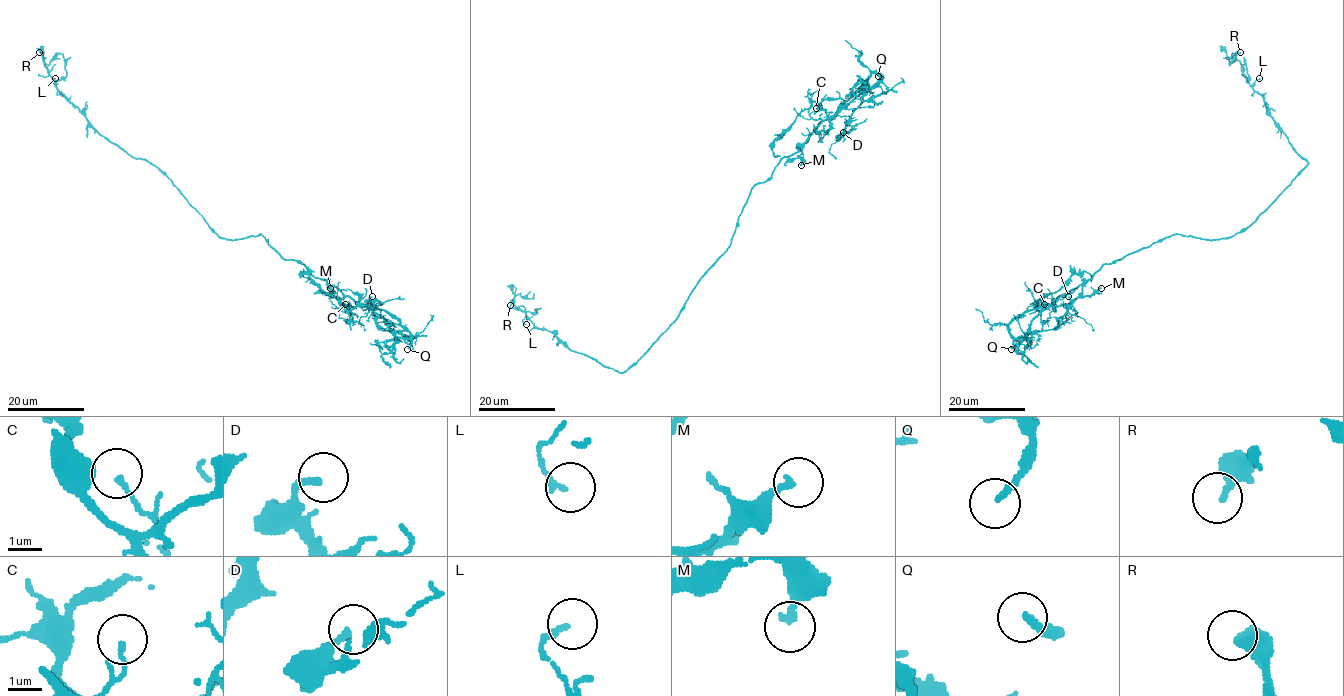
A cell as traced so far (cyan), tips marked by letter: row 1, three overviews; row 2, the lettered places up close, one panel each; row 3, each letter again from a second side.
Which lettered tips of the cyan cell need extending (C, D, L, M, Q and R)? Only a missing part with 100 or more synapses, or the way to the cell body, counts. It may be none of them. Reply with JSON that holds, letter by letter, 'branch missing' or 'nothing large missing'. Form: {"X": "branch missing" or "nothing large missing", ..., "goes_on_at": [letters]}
{"C": "nothing large missing", "D": "nothing large missing", "L": "nothing large missing", "M": "nothing large missing", "Q": "branch missing", "R": "nothing large missing", "goes_on_at": ["Q"]}

